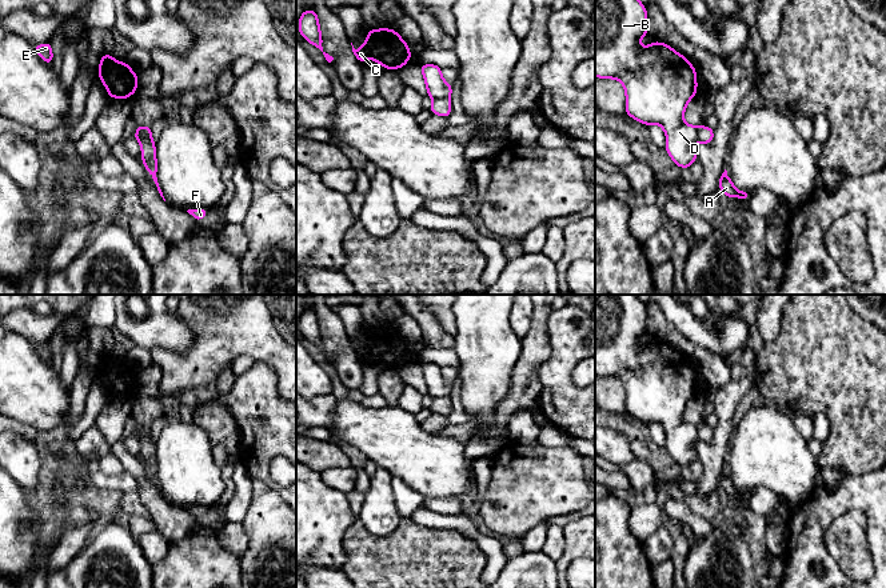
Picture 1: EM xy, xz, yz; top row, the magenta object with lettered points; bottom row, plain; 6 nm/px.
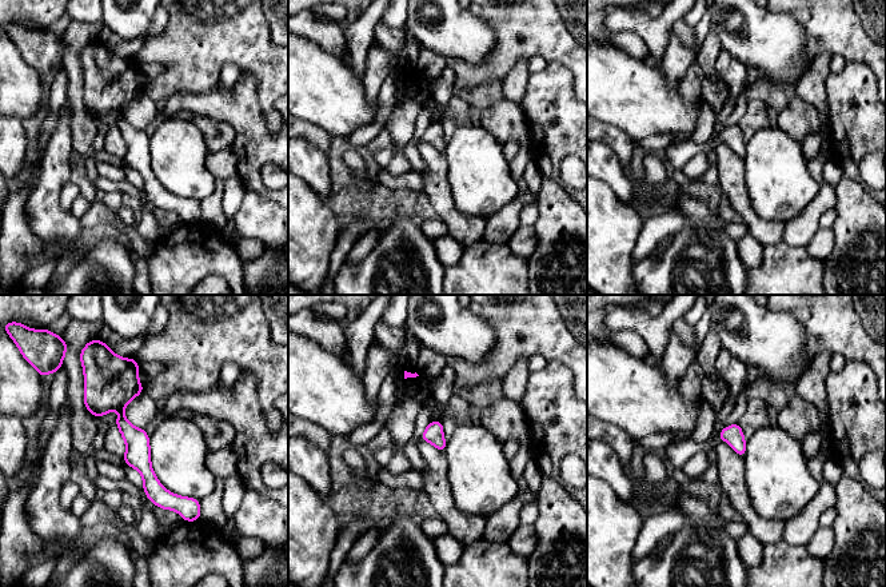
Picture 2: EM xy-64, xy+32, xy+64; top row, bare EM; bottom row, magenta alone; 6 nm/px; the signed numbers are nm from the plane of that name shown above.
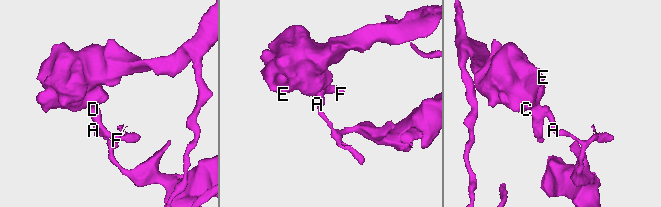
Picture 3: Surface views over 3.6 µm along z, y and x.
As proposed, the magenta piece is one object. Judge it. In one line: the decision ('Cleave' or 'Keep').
Cleave

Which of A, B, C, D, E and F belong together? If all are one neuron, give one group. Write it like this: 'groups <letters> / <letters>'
groups A / B C D E F

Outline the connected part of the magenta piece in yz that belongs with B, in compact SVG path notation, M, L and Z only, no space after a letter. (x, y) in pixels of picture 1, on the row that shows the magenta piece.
M595 0L595 76L616 79L626 92L626 113L644 125L658 124L666 133L666 147L673 161L682 169L697 161L695 144L698 127L686 124L683 115L687 103L697 95L697 71L690 60L664 43L654 41L644 49L639 41L647 32L647 11L639 0Z

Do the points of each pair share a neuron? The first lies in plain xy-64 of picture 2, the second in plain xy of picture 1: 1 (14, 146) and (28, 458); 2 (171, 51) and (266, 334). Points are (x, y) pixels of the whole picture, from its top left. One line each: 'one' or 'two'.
1: one
2: one

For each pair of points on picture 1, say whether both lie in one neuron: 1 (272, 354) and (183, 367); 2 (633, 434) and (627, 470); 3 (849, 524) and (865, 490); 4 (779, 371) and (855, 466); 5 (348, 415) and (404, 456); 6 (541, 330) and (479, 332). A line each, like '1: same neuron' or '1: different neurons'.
1: same neuron
2: different neurons
3: different neurons
4: same neuron
5: same neuron
6: different neurons

